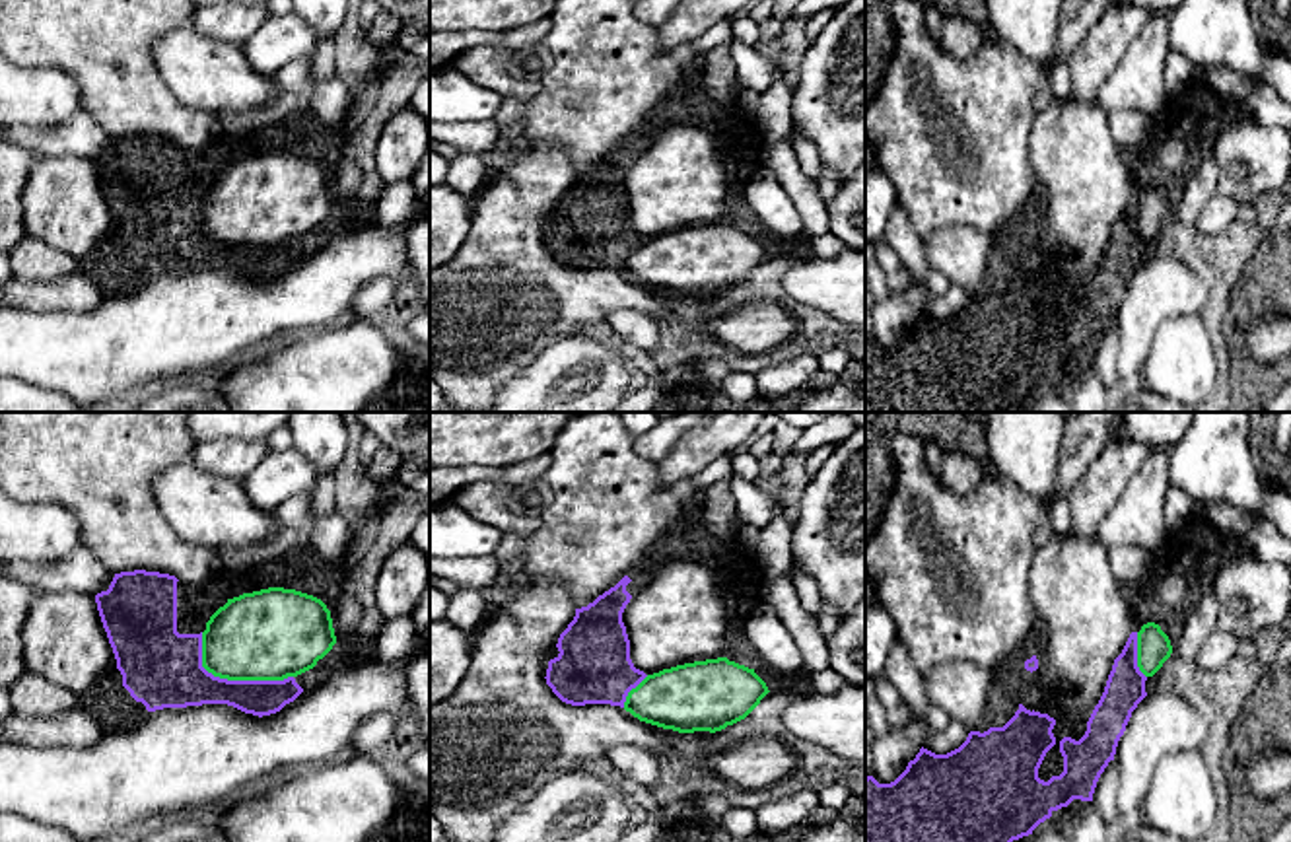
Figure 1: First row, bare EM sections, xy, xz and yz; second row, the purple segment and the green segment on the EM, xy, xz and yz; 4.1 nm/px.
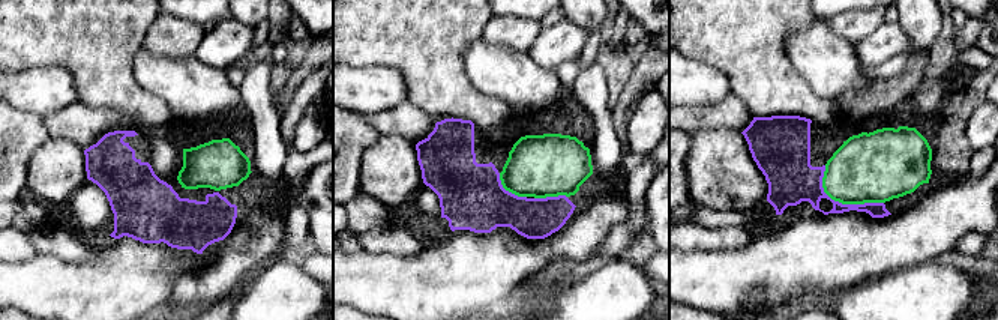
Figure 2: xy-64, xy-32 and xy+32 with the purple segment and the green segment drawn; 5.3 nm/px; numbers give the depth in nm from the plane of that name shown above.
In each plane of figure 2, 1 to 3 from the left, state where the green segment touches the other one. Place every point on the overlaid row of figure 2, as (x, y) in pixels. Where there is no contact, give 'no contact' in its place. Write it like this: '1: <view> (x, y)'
1: no contact
2: xy-32 (508, 191)
3: xy+32 (841, 203)

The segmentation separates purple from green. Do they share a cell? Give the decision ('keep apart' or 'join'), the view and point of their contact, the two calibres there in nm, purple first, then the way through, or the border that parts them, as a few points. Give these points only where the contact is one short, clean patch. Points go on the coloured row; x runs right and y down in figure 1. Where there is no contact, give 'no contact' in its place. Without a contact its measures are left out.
keep apart; contact xy (232, 681); calibres 260 and 380 nm; border xy (201, 632), (201, 664), (214, 675), (228, 679), (292, 677)

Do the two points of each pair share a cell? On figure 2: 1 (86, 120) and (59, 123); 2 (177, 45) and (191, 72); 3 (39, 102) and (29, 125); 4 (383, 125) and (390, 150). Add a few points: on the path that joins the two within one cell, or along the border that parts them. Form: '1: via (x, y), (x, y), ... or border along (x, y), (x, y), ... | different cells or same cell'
1: via (80, 123), (65, 123) | same cell
2: border along (149, 53), (173, 57), (194, 56) | different cells
3: border along (15, 107), (41, 116) | different cells
4: border along (381, 134), (398, 134), (414, 144) | different cells

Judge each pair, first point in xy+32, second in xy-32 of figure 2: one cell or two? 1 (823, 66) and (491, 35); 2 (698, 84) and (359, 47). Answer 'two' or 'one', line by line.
1: two
2: two

